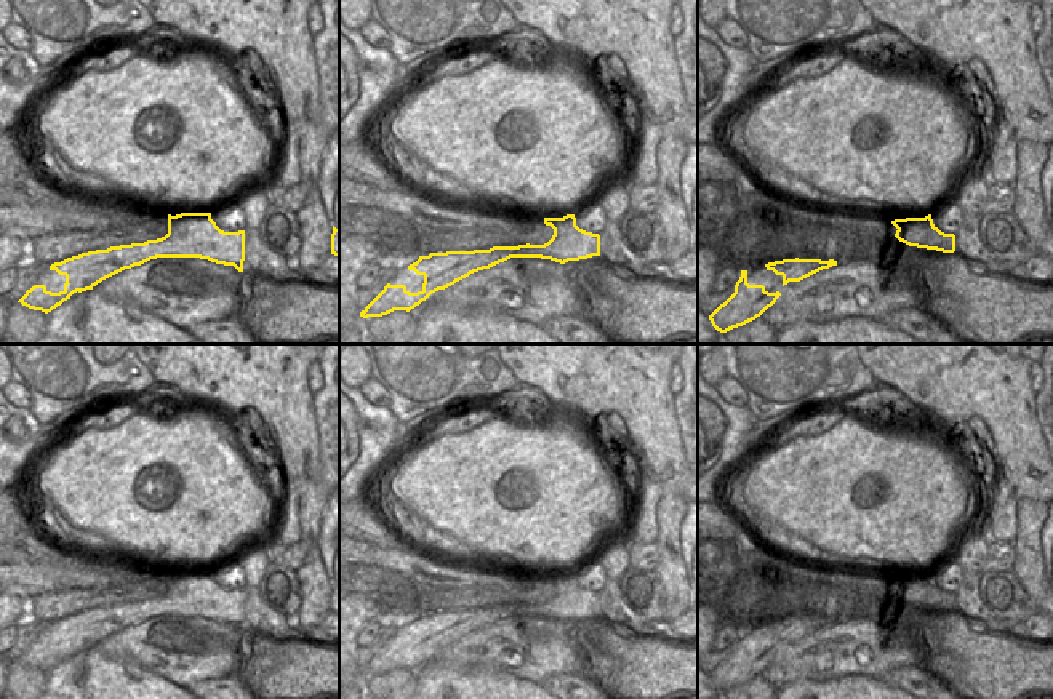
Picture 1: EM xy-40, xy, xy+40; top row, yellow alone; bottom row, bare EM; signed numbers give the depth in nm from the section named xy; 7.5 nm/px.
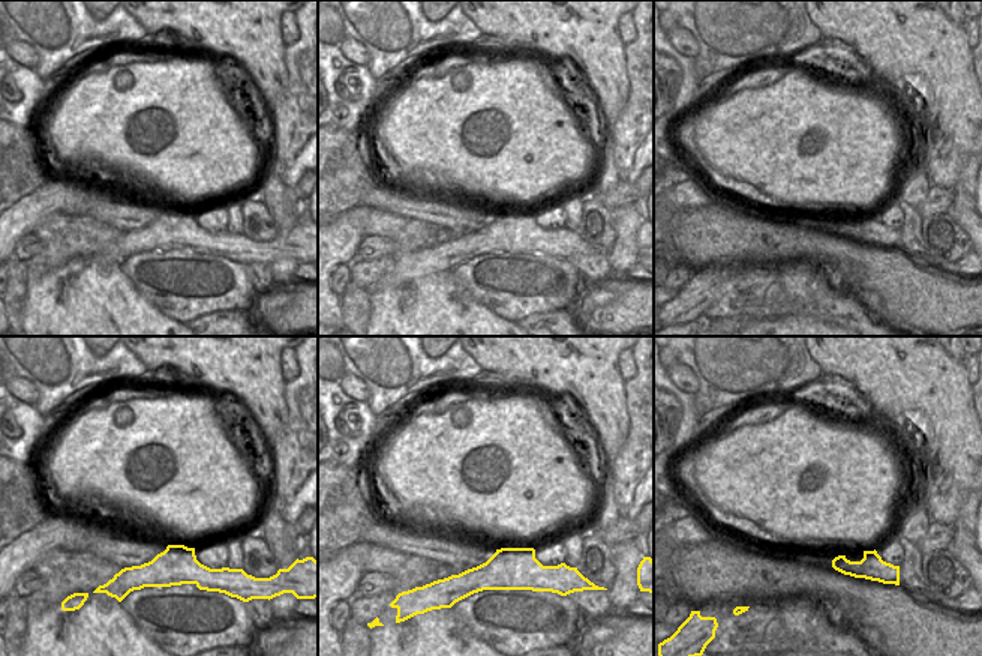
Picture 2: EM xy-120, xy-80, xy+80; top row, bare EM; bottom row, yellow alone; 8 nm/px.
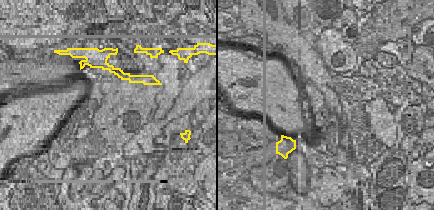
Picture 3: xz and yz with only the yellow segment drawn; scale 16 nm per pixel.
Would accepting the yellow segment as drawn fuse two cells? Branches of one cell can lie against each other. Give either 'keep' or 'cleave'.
cleave

